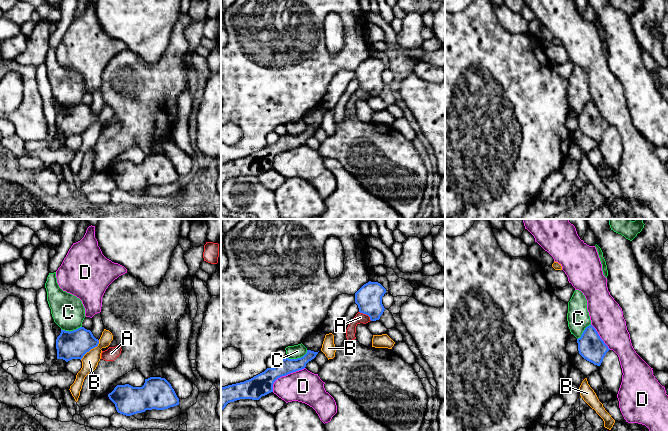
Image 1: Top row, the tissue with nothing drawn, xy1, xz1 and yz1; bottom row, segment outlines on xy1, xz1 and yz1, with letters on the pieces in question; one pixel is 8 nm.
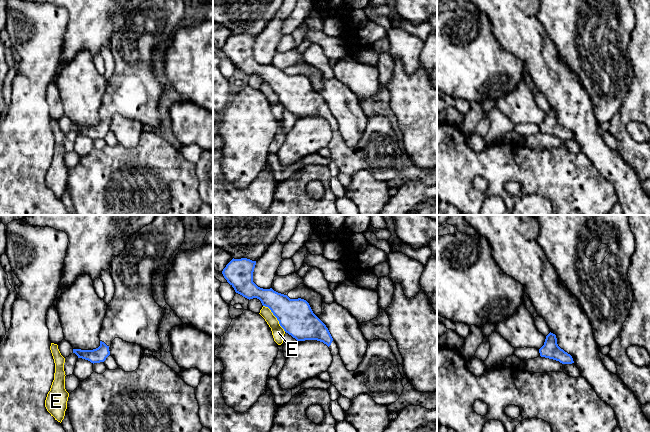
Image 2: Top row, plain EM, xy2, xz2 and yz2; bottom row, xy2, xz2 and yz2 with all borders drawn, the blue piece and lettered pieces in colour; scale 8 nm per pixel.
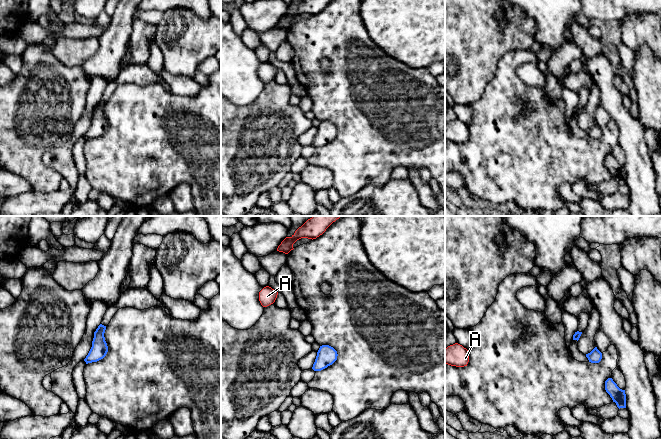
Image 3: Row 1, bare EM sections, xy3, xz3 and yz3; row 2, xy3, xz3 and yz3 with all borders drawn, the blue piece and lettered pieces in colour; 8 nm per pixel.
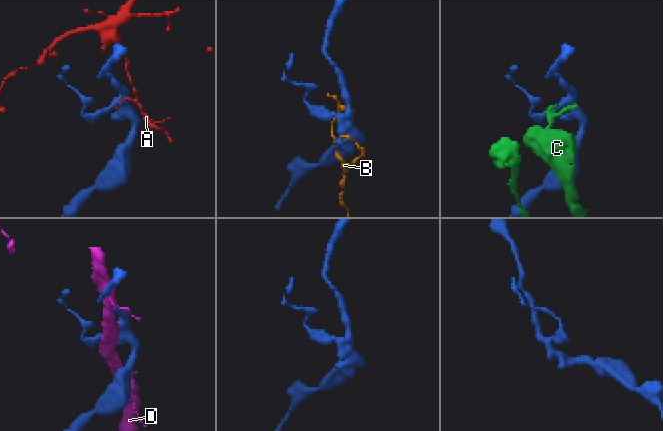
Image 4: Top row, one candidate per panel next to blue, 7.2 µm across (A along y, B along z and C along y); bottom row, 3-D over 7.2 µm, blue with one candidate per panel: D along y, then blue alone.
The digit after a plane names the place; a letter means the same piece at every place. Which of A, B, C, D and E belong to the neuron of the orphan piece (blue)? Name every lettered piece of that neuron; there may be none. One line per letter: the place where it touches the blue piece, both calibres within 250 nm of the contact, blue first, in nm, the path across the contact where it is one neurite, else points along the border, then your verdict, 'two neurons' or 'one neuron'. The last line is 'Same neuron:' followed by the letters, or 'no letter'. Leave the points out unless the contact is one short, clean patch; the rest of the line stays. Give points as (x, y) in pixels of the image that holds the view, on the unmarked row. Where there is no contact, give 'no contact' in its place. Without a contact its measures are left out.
A: contact xz1 (366, 90); calibres 200 and 80 nm; two neurons
B: contact xy1 (91, 124); calibres 220 and 130 nm; two neurons
C: contact xz1 (297, 134); calibres 130 and 110 nm; border xz1 (307, 126), (300, 133), (286, 134); two neurons
D: contact xz1 (284, 151); calibres 180 and 260 nm; two neurons
E: contact xz2 (275, 92); calibres 280 and 100 nm; border xz2 (263, 81), (270, 86), (285, 107); two neurons
Same neuron: no letter

